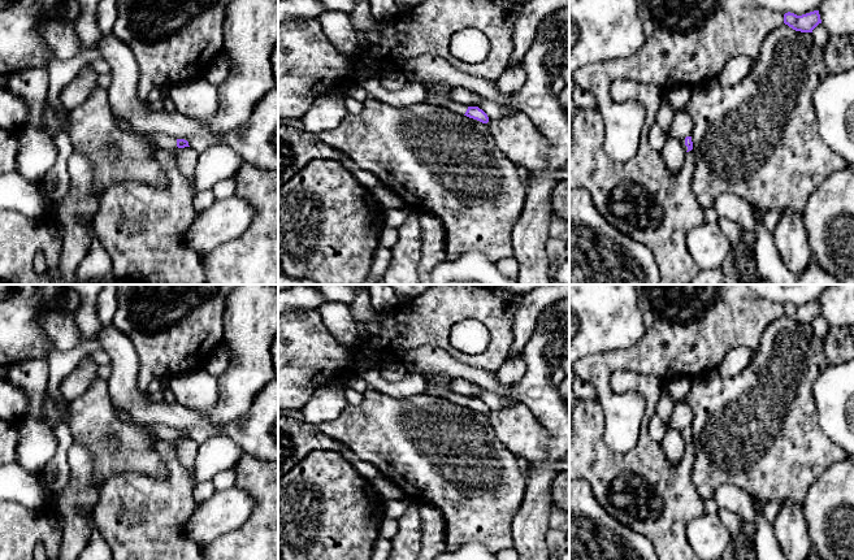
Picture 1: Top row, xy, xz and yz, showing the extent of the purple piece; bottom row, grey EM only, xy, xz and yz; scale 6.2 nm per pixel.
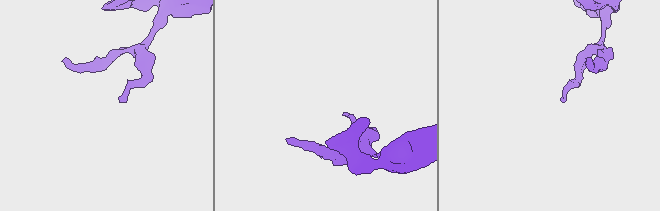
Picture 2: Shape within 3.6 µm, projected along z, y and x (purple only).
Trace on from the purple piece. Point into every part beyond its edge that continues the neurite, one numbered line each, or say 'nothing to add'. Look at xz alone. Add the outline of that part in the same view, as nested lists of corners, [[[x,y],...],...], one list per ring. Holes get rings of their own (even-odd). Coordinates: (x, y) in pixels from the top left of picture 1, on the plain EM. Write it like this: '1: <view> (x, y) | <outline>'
1: xz (434, 390) | [[[426,383],[425,387],[425,394],[432,395],[432,396],[438,396],[438,398],[445,398],[452,403],[456,403],[459,405],[465,405],[468,398],[459,395],[456,392],[454,392],[452,390],[450,390],[446,386],[438,386],[438,385],[432,385],[432,383]]]

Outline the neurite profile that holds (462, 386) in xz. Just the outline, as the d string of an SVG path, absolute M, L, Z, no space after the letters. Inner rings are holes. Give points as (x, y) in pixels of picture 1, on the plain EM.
M455 378L451 382L451 390L465 398L477 398L477 394L481 390L481 387L465 378Z

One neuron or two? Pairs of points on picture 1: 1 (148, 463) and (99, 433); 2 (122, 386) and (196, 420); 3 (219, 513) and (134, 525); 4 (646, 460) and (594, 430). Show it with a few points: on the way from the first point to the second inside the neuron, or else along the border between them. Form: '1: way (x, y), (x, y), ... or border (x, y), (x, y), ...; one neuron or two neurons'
1: way (137, 454), (130, 448), (121, 448), (111, 442); one neuron
2: way (141, 404), (148, 412), (163, 412), (178, 417); one neuron
3: border (194, 509), (181, 526), (181, 533), (198, 546); two neurons
4: way (631, 460), (612, 460), (598, 446); one neuron

